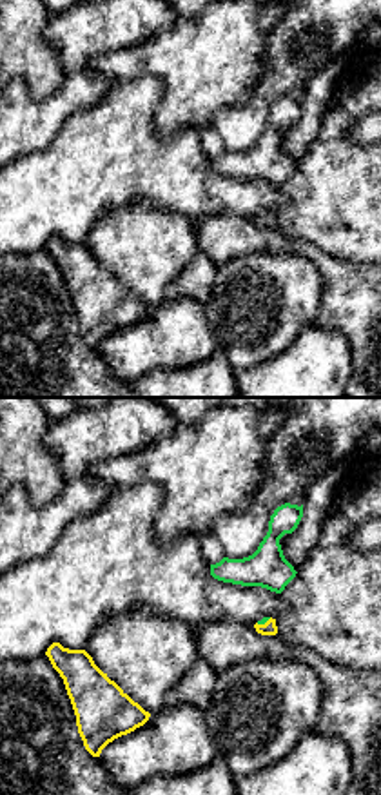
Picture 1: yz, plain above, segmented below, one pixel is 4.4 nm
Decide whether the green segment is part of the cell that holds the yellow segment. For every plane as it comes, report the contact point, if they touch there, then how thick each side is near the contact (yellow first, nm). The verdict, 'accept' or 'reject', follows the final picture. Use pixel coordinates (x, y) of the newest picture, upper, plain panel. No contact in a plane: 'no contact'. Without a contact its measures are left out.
contact (265, 216); calibres 60 and 20 nm

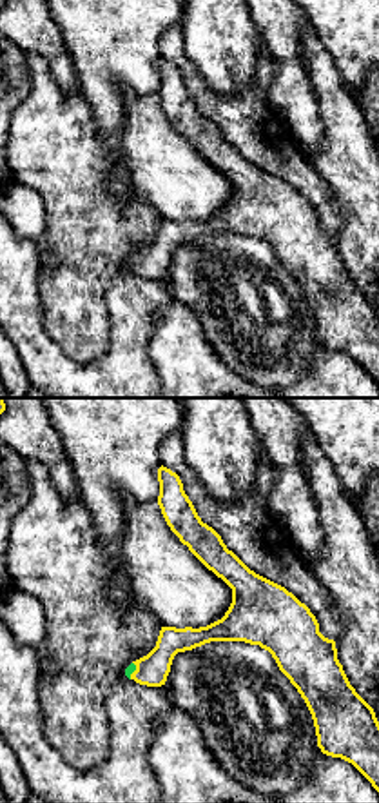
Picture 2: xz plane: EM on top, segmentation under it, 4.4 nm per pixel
contact (135, 264); calibres 140 and 40 nm

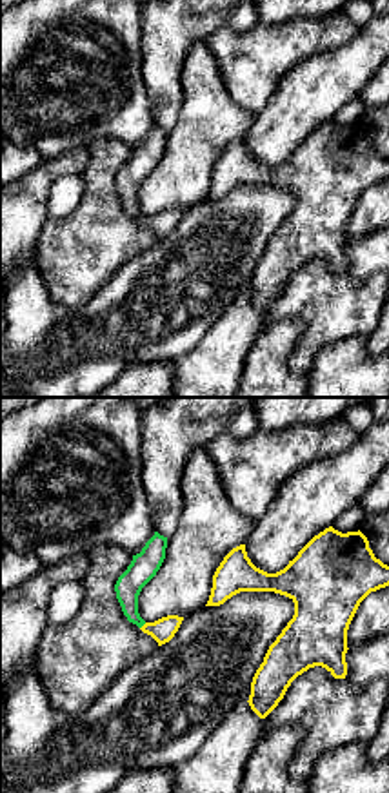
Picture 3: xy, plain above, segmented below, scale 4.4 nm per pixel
contact (142, 220); calibres 110 and 120 nm

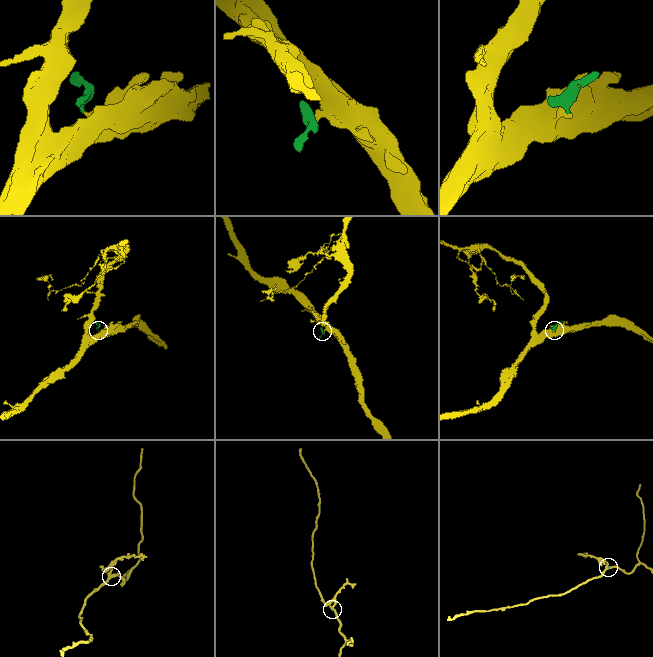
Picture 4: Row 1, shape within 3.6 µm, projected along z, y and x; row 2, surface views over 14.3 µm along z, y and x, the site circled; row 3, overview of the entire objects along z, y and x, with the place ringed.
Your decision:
accept

